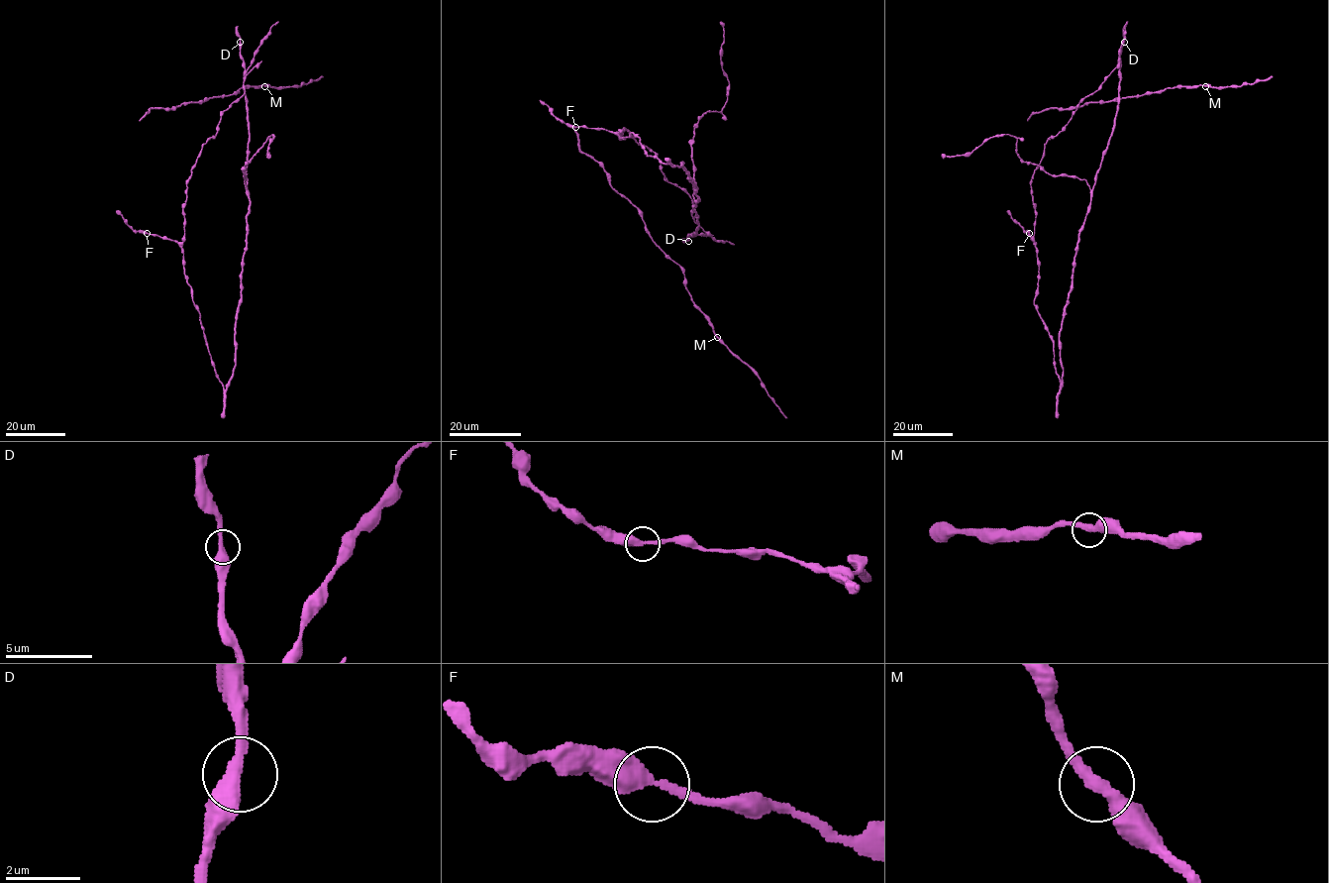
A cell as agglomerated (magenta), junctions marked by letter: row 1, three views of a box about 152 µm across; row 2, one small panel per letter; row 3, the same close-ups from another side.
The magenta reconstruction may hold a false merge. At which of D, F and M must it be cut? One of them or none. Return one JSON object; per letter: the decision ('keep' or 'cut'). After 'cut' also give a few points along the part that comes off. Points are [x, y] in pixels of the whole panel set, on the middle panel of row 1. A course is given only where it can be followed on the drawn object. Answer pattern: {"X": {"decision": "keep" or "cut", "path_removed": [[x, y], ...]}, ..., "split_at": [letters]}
{"D": {"decision": "keep"}, "F": {"decision": "keep"}, "M": {"decision": "keep"}, "split_at": []}

